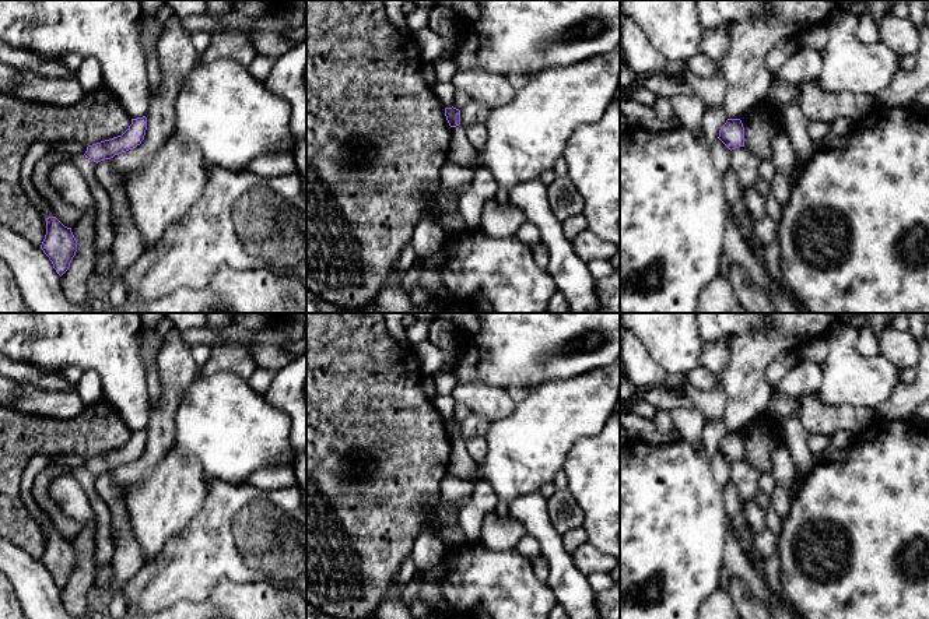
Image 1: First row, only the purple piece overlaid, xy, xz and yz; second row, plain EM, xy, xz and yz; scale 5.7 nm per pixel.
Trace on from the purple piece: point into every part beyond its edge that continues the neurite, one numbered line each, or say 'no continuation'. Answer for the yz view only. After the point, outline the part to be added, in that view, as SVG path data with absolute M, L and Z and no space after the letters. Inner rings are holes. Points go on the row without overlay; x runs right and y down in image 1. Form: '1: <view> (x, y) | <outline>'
no continuation

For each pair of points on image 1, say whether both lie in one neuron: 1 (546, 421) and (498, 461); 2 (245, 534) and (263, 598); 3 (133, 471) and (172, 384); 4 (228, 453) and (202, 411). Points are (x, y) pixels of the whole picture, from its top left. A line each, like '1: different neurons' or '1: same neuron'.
1: same neuron
2: different neurons
3: same neuron
4: same neuron

